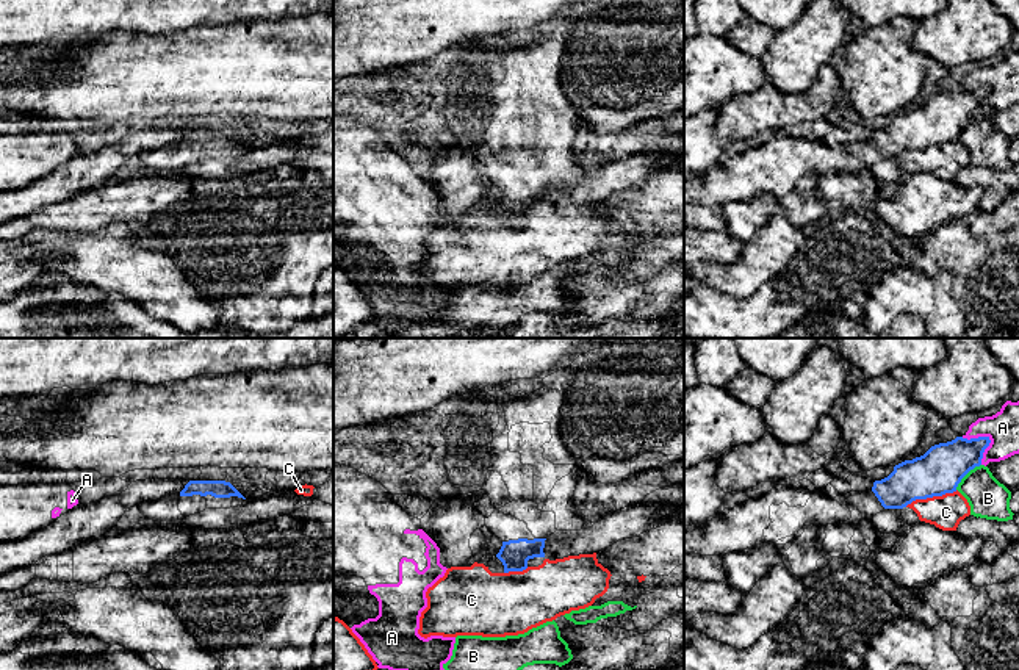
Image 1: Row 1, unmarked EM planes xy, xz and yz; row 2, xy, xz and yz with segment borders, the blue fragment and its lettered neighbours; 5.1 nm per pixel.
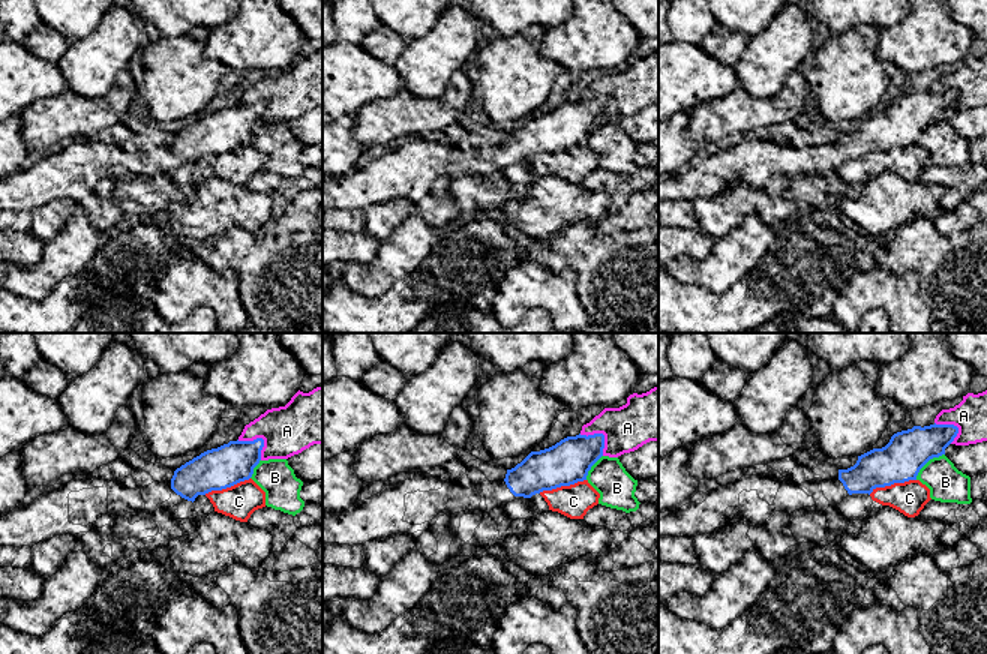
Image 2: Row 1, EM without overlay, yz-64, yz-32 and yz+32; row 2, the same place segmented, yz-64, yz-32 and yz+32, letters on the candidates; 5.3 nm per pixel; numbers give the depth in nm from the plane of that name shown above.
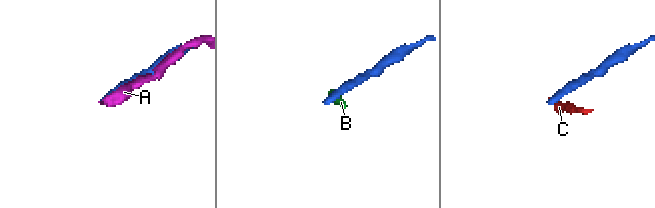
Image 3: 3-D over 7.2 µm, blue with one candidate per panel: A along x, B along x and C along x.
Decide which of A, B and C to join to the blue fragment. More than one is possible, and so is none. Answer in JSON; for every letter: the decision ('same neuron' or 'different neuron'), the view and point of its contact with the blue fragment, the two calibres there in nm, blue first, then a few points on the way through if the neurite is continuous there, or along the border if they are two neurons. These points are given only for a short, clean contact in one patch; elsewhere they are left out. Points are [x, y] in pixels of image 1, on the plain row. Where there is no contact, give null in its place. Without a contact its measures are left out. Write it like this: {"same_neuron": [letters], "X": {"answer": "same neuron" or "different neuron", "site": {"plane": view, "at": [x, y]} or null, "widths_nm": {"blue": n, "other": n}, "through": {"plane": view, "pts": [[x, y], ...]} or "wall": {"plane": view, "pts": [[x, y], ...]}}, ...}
{"same_neuron": [], "A": {"answer": "different neuron", "site": {"plane": "yz", "at": [988, 88]}, "widths_nm": {"blue": 220, "other": 160}}, "B": {"answer": "different neuron", "site": {"plane": "yz", "at": [966, 122]}, "widths_nm": {"blue": 240, "other": 200}}, "C": {"answer": "different neuron", "site": {"plane": "yz", "at": [930, 146]}, "widths_nm": {"blue": 240, "other": 170}}}

